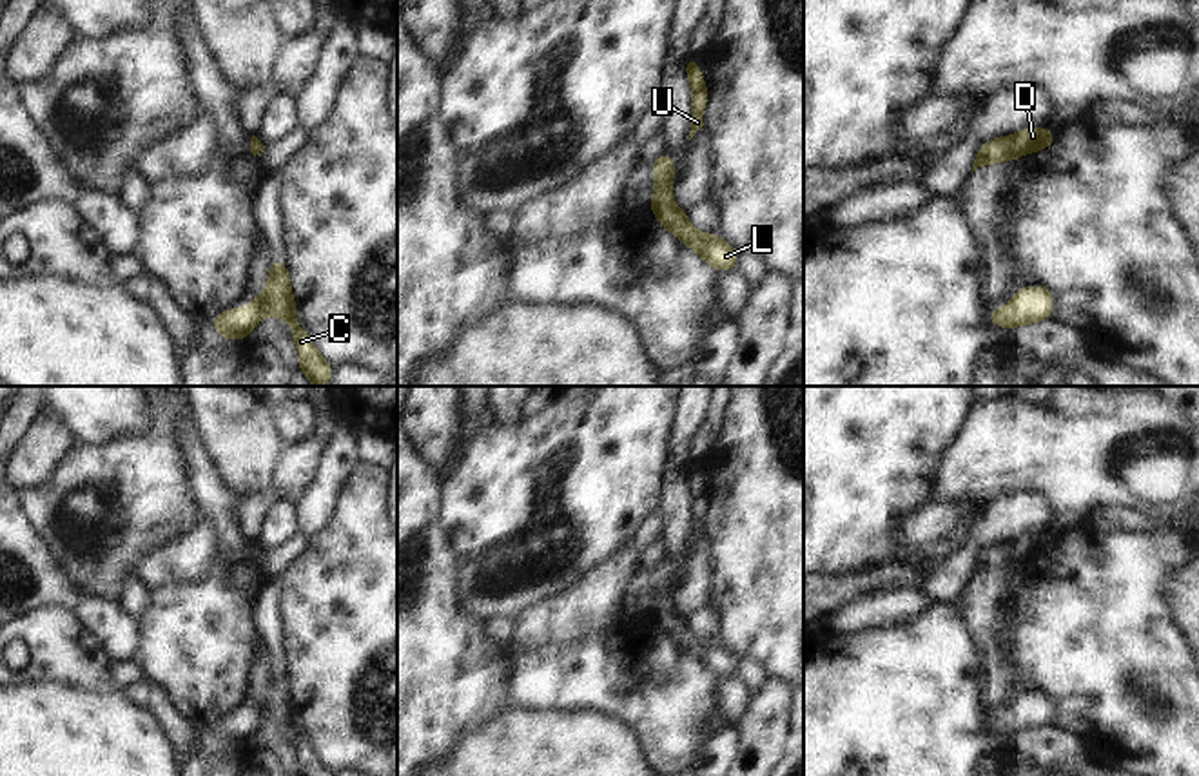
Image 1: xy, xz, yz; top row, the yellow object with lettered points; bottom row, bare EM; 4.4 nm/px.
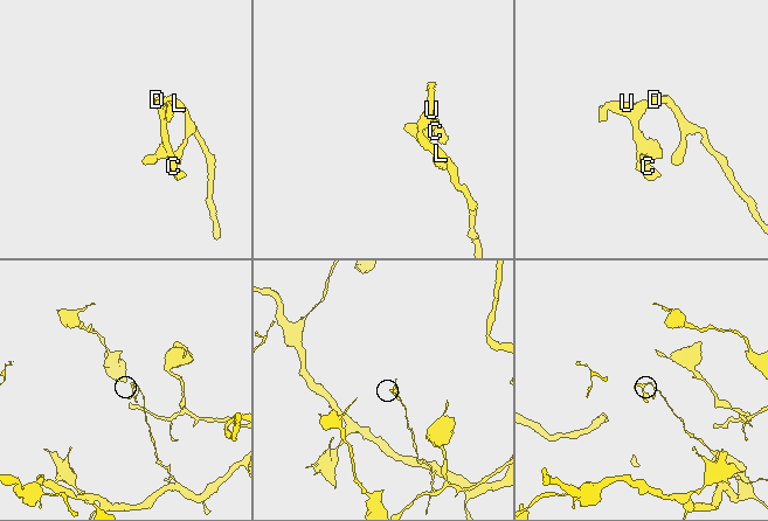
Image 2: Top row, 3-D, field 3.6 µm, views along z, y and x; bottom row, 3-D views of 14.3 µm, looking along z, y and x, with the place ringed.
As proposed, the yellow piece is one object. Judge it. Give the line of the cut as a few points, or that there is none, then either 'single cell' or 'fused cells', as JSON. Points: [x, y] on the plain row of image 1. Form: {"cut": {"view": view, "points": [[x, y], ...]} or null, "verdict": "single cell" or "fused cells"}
{"cut": {"view": "yz", "points": [[1007, 544], [1016, 562]]}, "verdict": "fused cells"}

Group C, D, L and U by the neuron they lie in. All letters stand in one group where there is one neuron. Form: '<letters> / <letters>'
C U / D L

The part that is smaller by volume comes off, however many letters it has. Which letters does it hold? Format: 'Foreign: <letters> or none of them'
Foreign: C, U

